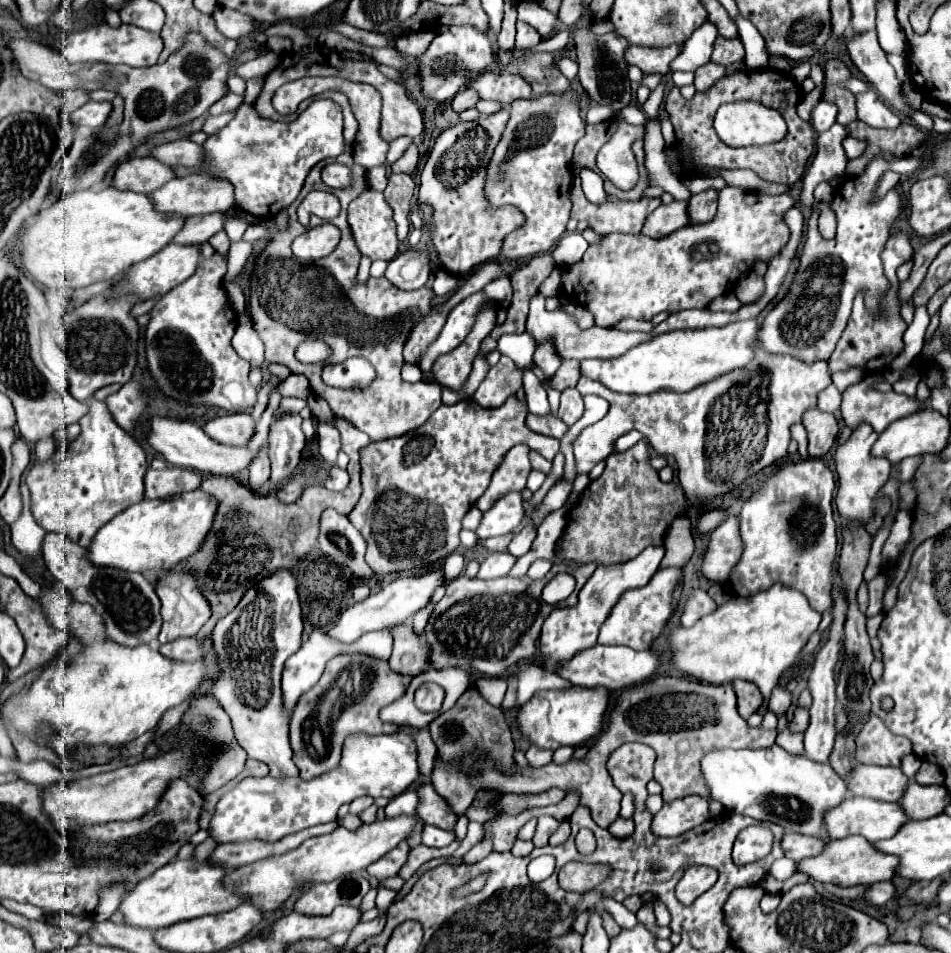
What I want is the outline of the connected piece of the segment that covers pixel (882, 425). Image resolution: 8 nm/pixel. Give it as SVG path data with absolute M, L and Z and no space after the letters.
M882 375L865 376L860 383L848 387L844 393L842 393L842 417L844 417L844 423L852 429L856 429L858 423L866 421L874 427L876 433L882 433L890 423L894 423L896 419L902 419L902 417L908 417L912 413L918 413L922 409L926 409L930 405L930 399L918 399L918 397L908 397L908 395L900 395L896 391L888 391L888 393L878 393L874 389L876 383L883 382Z

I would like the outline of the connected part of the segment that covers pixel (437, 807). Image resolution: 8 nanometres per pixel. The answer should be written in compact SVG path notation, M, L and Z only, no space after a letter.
M432 783L420 785L418 787L418 793L420 793L420 799L422 799L422 803L418 807L420 819L424 823L428 823L428 825L454 831L458 815L452 813L452 807L448 807L448 801L434 791Z

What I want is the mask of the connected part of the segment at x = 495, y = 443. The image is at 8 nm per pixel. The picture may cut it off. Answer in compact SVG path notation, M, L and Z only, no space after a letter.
M510 397L502 407L486 409L474 399L464 399L456 405L440 405L432 417L416 431L404 433L400 437L370 443L362 449L362 497L352 509L348 519L362 533L368 543L366 563L380 577L410 571L414 567L432 565L446 559L460 545L460 521L464 513L478 501L478 497L488 489L492 471L500 467L504 455L518 443L528 445L538 451L544 459L552 461L560 451L560 441L534 433L526 427L526 407Z

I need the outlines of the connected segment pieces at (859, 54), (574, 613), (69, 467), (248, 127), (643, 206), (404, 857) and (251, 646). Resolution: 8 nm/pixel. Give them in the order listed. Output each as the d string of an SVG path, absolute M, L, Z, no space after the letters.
M866 31L864 35L846 35L846 47L852 63L876 87L882 99L896 111L910 115L910 109L902 105L900 81L896 79L892 65L886 61L886 53L878 45L876 31Z
M648 547L636 559L632 559L628 563L598 567L594 571L594 575L582 587L578 605L576 607L558 607L544 621L542 635L540 635L540 653L544 659L542 667L546 667L546 671L558 673L560 663L572 659L572 655L576 655L588 647L594 647L598 643L600 627L602 627L604 619L608 619L612 607L620 601L620 595L624 595L626 589L644 587L652 579L652 575L658 571L662 557L664 557L664 547Z
M90 399L90 411L80 419L82 433L76 441L70 443L68 453L64 459L52 459L46 461L40 467L32 467L26 477L26 485L32 495L32 513L36 521L46 529L46 531L56 531L68 535L74 543L88 547L92 539L96 537L96 531L108 519L116 517L120 511L144 501L144 475L148 471L148 459L140 443L136 443L114 419L108 415L108 407L104 401Z
M318 99L314 101L306 111L298 115L296 121L270 121L260 119L250 105L240 105L236 117L218 133L210 135L204 143L208 169L200 173L224 177L234 185L236 195L236 207L252 213L256 217L274 217L280 209L292 205L296 201L296 195L304 187L304 179L310 173L310 169L328 157L338 157L348 151L348 145L342 135L342 109L338 103L330 99Z
M578 175L574 177L570 199L572 199L572 217L576 221L586 219L590 227L600 235L610 235L610 233L638 235L642 233L644 219L648 219L648 215L660 205L660 199L608 201L604 205L592 205L580 189Z
M402 841L402 843L398 843L398 847L394 851L384 855L376 863L372 863L366 871L368 871L370 877L376 877L378 881L396 877L398 871L402 869L402 865L408 861L408 853L410 853L410 847L408 847L406 841Z
M280 569L268 577L262 579L262 583L252 585L238 607L234 607L226 617L222 617L214 631L212 641L214 649L220 659L220 675L214 675L212 681L212 693L220 707L230 715L234 735L248 753L250 759L258 759L270 767L272 777L298 777L300 769L292 761L292 749L288 743L288 715L282 705L282 689L280 689L280 677L284 663L290 655L294 655L300 649L300 637L302 637L302 609L300 599L296 591L296 577L290 569Z

